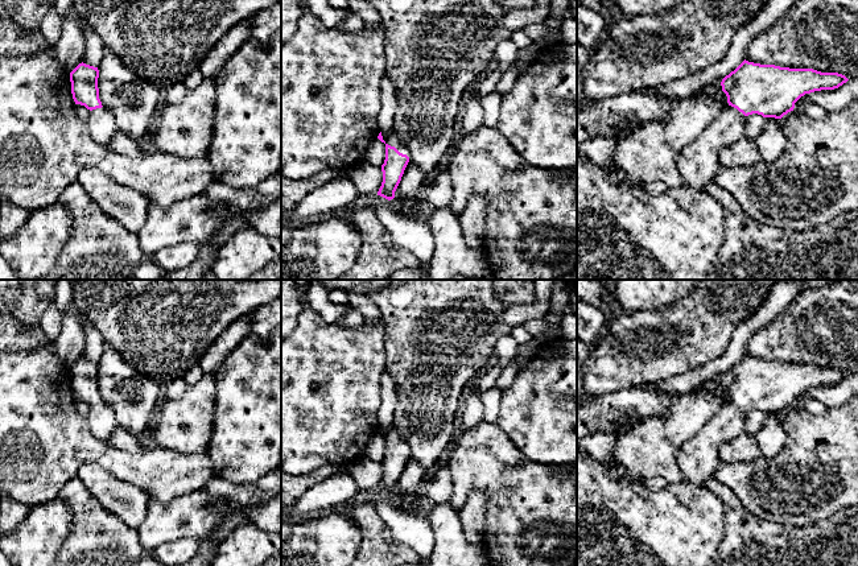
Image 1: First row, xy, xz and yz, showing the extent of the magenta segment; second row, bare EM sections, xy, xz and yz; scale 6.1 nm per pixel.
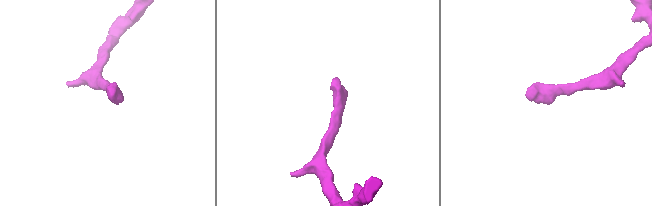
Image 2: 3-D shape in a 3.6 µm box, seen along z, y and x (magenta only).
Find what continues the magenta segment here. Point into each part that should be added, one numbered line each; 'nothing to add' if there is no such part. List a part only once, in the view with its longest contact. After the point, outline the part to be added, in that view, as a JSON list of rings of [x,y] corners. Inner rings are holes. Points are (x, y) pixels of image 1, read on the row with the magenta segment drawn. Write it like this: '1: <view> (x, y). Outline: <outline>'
1: xz (390, 136). Outline: [[[393,129],[381,132],[381,136],[385,144],[395,146],[400,153],[407,154],[407,146],[403,144]]]

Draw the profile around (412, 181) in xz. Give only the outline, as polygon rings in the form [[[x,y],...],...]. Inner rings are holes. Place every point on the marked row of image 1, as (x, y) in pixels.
[[[409,158],[401,181],[395,191],[395,202],[399,208],[409,207],[418,201],[425,185],[425,177],[417,165]]]

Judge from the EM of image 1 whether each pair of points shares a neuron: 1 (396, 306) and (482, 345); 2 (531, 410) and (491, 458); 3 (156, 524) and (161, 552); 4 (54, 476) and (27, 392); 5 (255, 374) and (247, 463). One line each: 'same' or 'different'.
1: same
2: different
3: different
4: same
5: same

